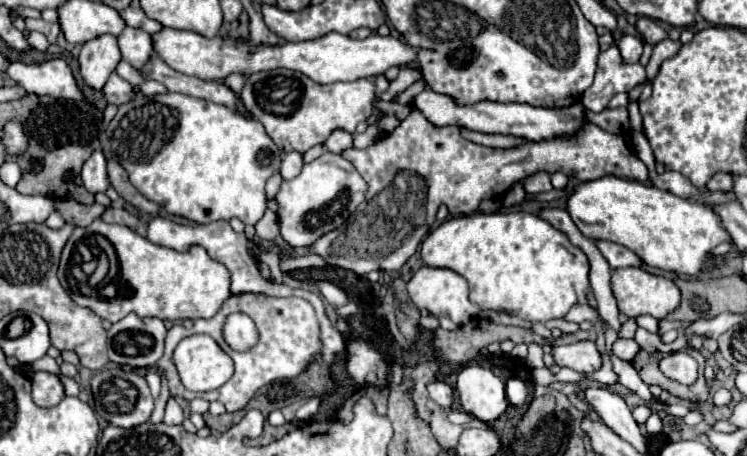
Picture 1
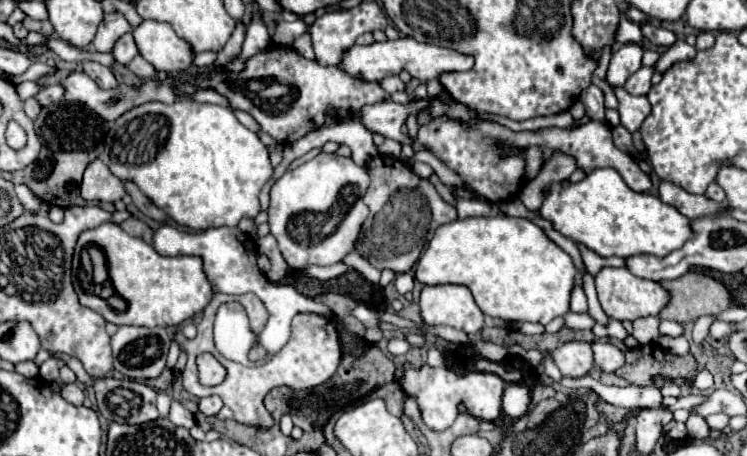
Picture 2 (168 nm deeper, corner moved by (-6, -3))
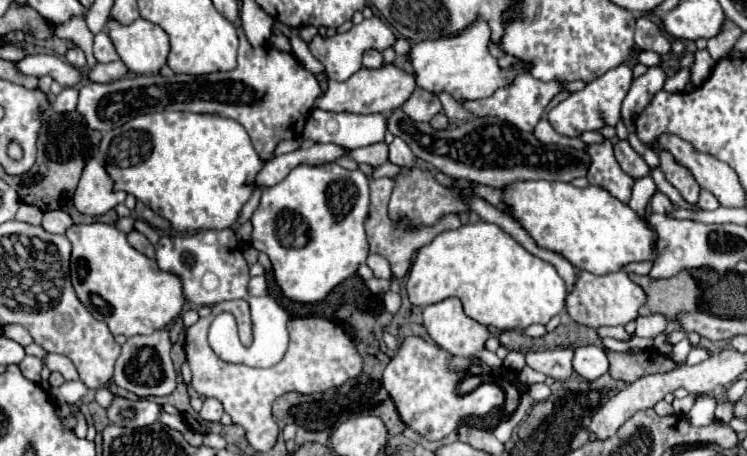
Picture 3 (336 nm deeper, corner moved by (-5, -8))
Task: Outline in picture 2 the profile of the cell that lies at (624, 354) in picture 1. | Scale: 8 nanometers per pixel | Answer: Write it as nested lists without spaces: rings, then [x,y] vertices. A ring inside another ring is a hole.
[[[595,341],[593,353],[595,353],[595,367],[601,369],[603,373],[613,373],[625,363],[623,351],[607,341]]]

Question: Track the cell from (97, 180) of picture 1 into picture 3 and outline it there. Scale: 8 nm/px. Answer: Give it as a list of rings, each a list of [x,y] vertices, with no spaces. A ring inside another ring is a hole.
[[[88,160],[74,194],[74,206],[80,214],[100,216],[124,202],[126,192],[114,192],[114,182],[98,160]]]

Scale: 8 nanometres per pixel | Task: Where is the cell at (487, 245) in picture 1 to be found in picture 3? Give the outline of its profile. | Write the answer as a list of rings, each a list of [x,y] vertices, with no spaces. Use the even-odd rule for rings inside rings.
[[[488,222],[476,224],[462,224],[458,230],[440,232],[430,244],[422,246],[416,252],[412,268],[408,272],[406,282],[408,300],[414,306],[430,306],[442,302],[446,298],[460,298],[466,316],[472,320],[494,326],[498,330],[514,330],[514,328],[528,328],[532,324],[548,324],[548,320],[564,310],[566,300],[566,284],[558,276],[556,268],[530,252],[526,252],[516,240],[512,240],[502,228]]]

